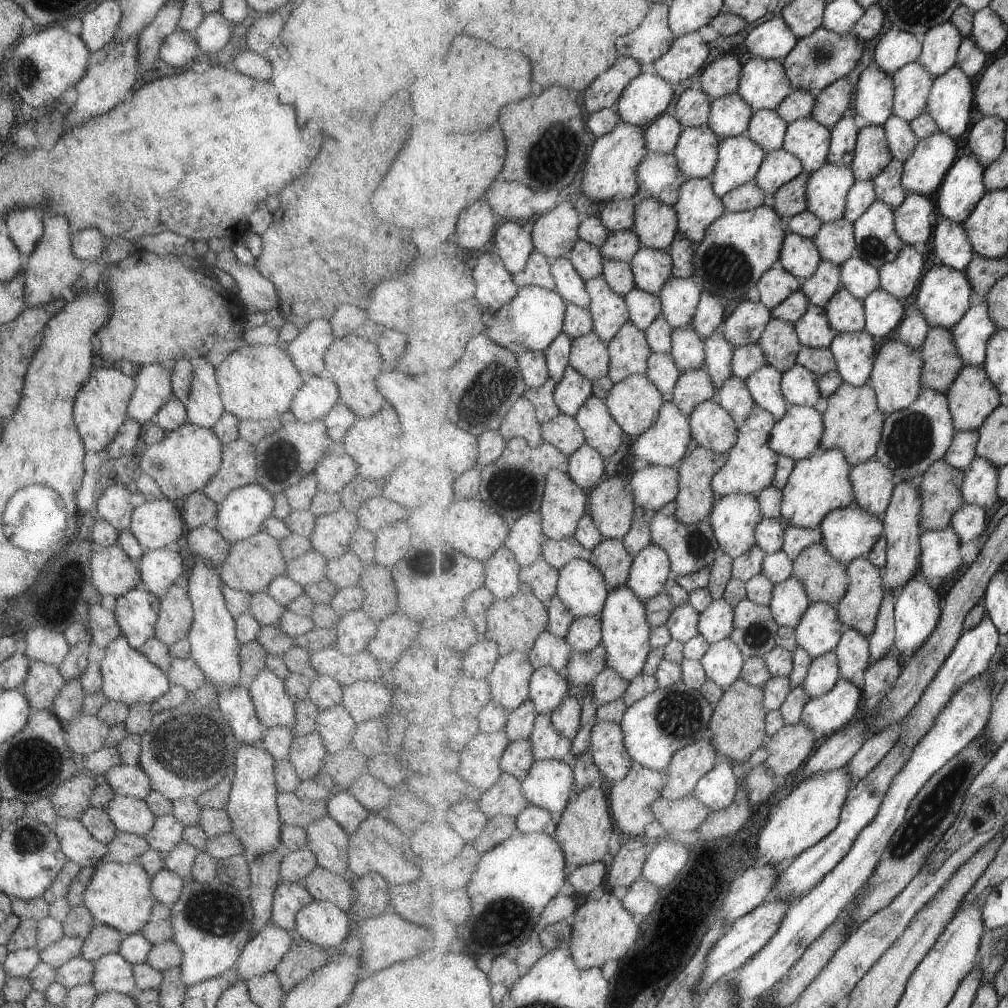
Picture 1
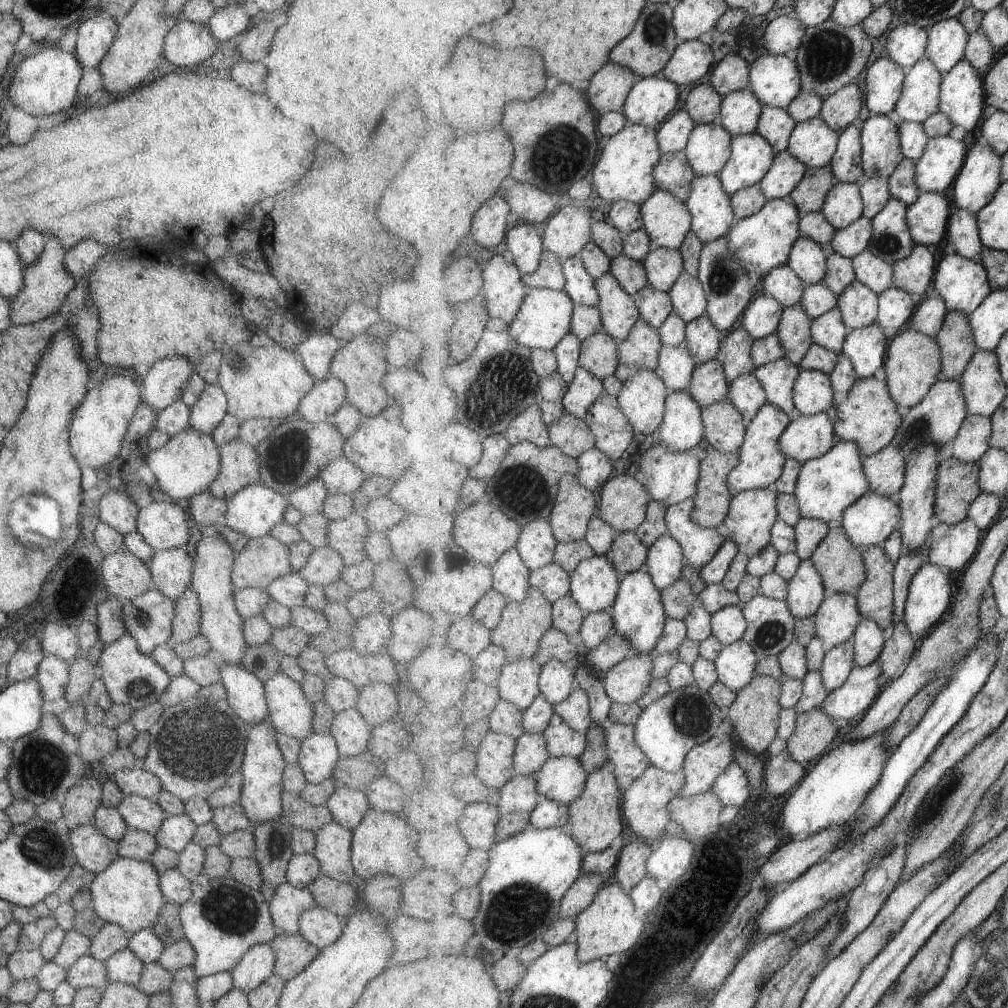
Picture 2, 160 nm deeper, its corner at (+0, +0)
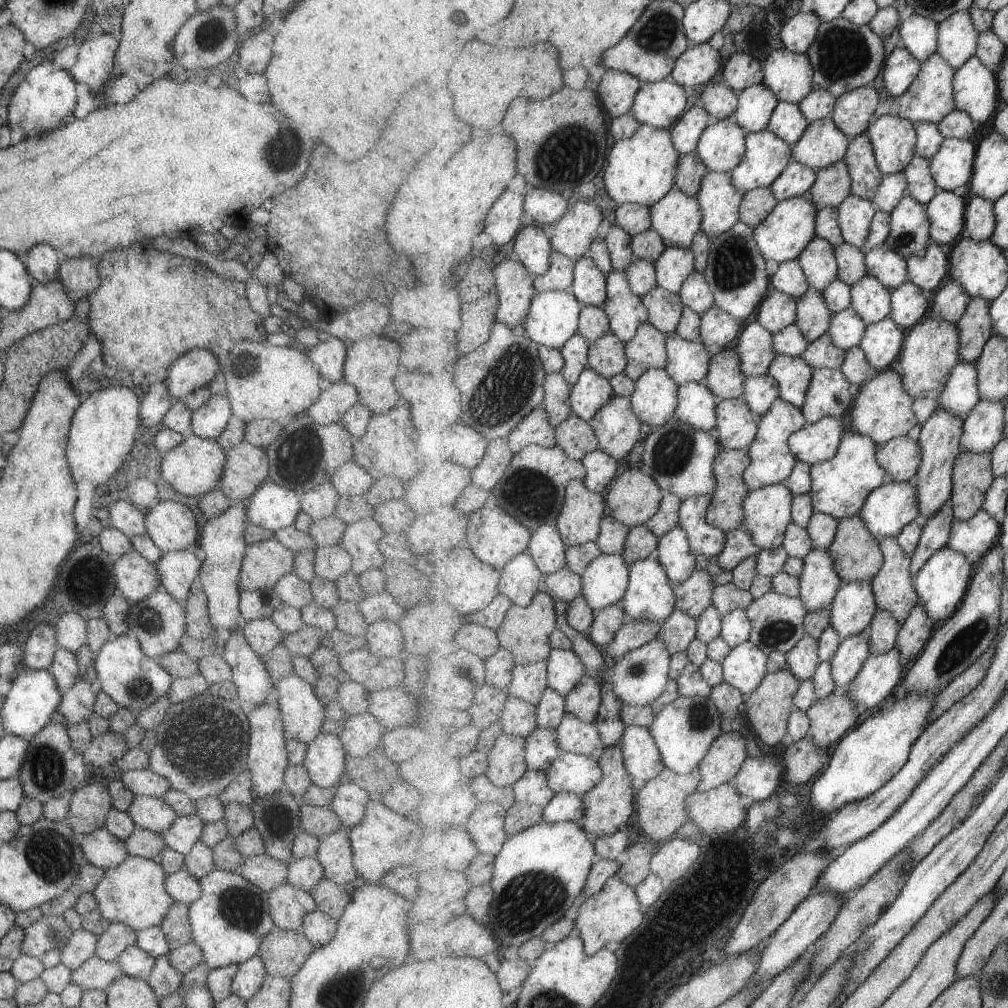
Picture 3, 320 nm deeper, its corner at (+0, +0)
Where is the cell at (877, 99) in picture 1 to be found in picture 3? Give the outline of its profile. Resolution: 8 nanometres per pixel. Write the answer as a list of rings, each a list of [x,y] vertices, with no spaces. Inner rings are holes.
[[[905,46],[896,47],[886,58],[883,86],[891,96],[904,95],[922,72],[922,62]]]

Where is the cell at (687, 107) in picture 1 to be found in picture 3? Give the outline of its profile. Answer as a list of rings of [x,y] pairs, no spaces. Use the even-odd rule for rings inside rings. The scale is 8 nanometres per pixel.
[[[725,80],[708,86],[701,94],[700,104],[708,110],[711,125],[735,115],[739,103],[740,92],[736,91]]]

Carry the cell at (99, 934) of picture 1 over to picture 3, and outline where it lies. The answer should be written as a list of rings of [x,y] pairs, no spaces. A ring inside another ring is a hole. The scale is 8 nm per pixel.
[[[111,923],[97,935],[94,955],[104,961],[115,961],[131,945],[135,945],[136,931],[123,923]]]

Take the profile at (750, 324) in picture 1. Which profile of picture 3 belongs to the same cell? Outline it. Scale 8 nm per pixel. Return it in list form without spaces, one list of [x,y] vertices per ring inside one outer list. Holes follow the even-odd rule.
[[[773,289],[766,296],[758,312],[758,318],[773,334],[798,322],[798,299]]]

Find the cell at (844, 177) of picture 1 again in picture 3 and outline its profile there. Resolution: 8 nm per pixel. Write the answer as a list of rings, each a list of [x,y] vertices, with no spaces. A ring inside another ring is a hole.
[[[852,194],[839,206],[840,225],[847,243],[863,249],[870,236],[874,216],[878,213],[874,202]]]

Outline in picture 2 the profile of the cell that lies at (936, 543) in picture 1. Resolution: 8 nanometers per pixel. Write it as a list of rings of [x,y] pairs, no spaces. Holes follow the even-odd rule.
[[[969,516],[956,525],[941,522],[932,530],[929,562],[953,572],[963,570],[974,560],[984,537],[985,532]]]

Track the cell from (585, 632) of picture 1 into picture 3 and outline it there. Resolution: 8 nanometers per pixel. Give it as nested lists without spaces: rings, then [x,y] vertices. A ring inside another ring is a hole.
[[[620,604],[595,612],[594,616],[588,636],[597,646],[609,646],[615,640],[619,629],[633,620]]]

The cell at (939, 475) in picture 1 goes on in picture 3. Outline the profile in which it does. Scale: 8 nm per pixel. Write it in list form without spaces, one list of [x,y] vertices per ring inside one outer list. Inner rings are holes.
[[[964,450],[954,466],[954,493],[951,501],[956,519],[971,520],[986,504],[986,494],[996,479],[992,452]]]

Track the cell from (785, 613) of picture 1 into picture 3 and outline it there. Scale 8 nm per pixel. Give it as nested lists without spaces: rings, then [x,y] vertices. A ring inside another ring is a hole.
[[[814,548],[804,558],[800,597],[811,612],[831,609],[843,582],[829,549]]]

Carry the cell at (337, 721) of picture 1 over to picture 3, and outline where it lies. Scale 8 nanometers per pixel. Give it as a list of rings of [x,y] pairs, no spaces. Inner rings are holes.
[[[371,714],[347,716],[343,728],[336,734],[341,741],[347,757],[364,757],[375,750],[383,736],[383,728]]]

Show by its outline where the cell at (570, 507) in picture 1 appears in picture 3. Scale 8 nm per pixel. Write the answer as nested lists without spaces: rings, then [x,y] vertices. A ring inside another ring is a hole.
[[[584,480],[571,481],[556,522],[566,545],[572,547],[596,542],[605,512],[607,503],[604,495],[592,491]]]

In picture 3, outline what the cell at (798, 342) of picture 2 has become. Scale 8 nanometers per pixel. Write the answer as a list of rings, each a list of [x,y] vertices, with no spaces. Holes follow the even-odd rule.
[[[810,287],[805,296],[799,299],[797,324],[810,342],[828,333],[832,318],[832,310],[822,290]]]

